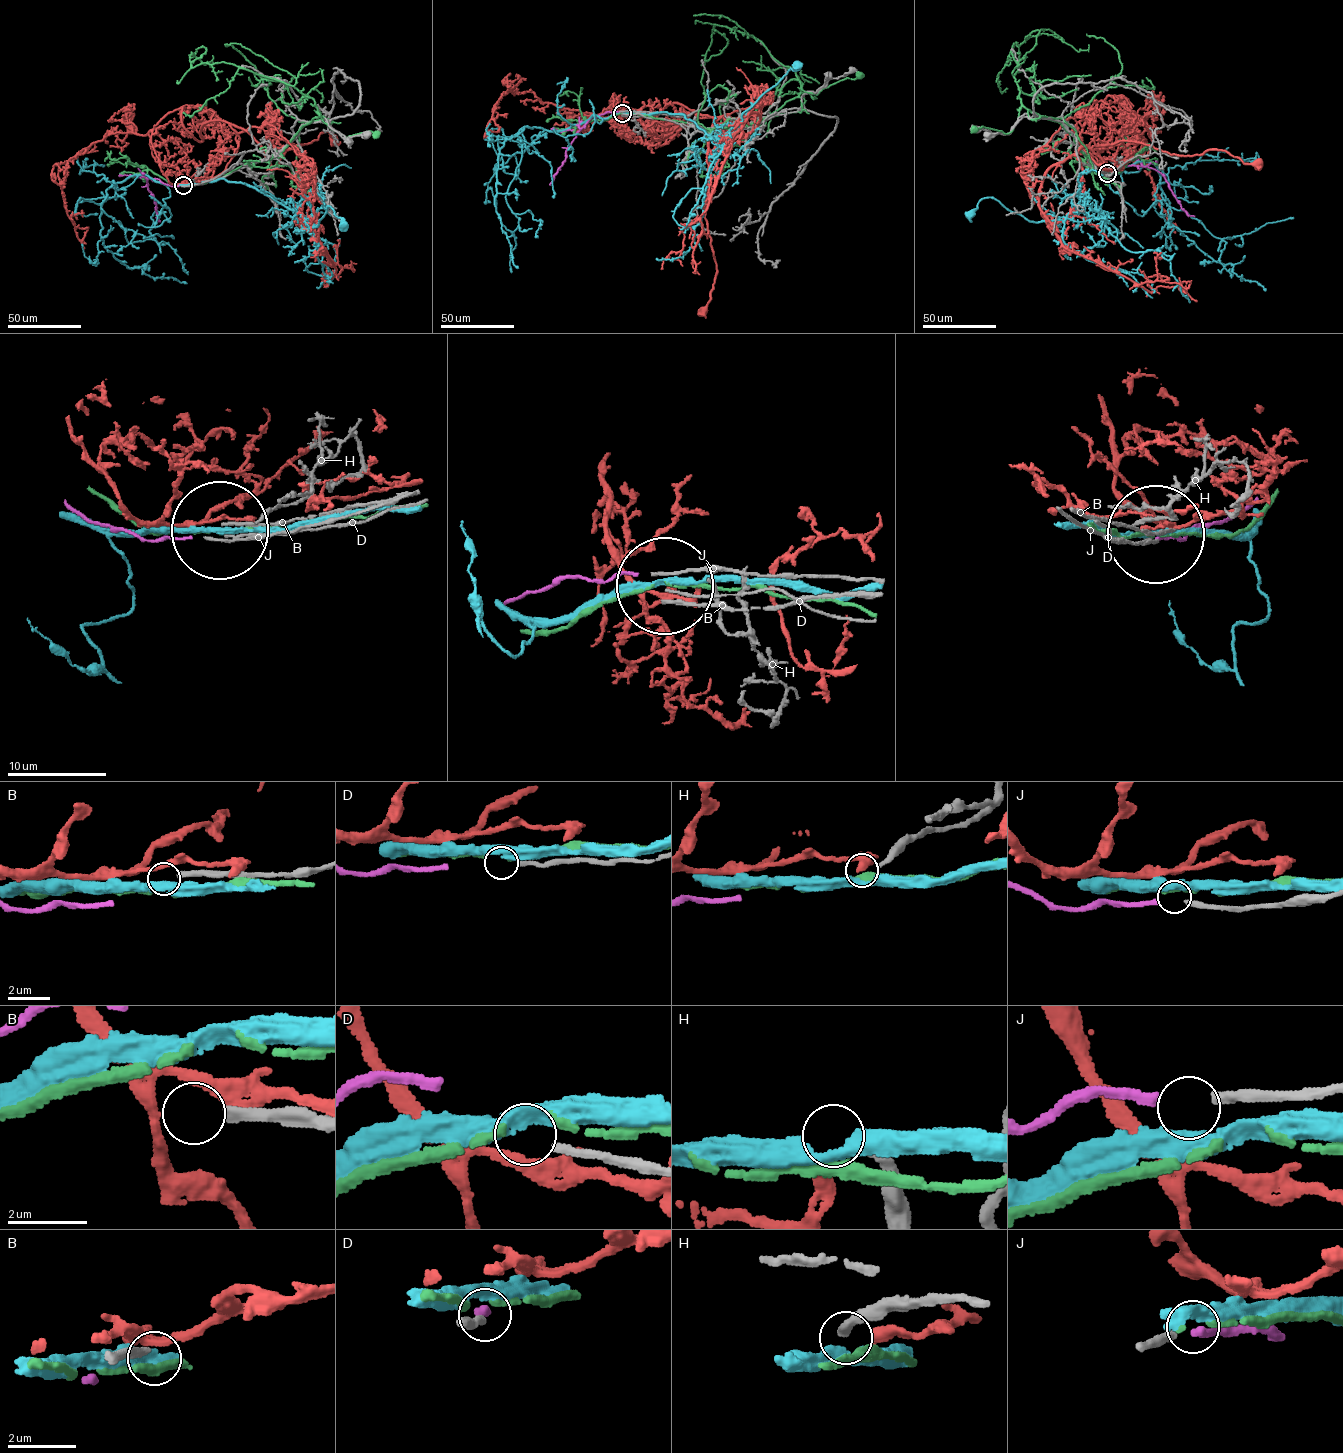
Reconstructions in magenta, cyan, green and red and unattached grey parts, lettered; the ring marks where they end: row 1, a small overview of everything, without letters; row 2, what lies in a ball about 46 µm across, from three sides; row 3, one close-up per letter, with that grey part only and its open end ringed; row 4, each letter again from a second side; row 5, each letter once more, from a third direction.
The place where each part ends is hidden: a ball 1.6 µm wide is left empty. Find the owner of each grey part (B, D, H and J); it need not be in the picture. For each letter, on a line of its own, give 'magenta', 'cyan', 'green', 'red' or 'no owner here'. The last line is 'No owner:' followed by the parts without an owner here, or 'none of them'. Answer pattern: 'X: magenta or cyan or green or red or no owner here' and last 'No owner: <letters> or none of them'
B: no owner here
D: no owner here
H: red
J: magenta
No owner: B, D

